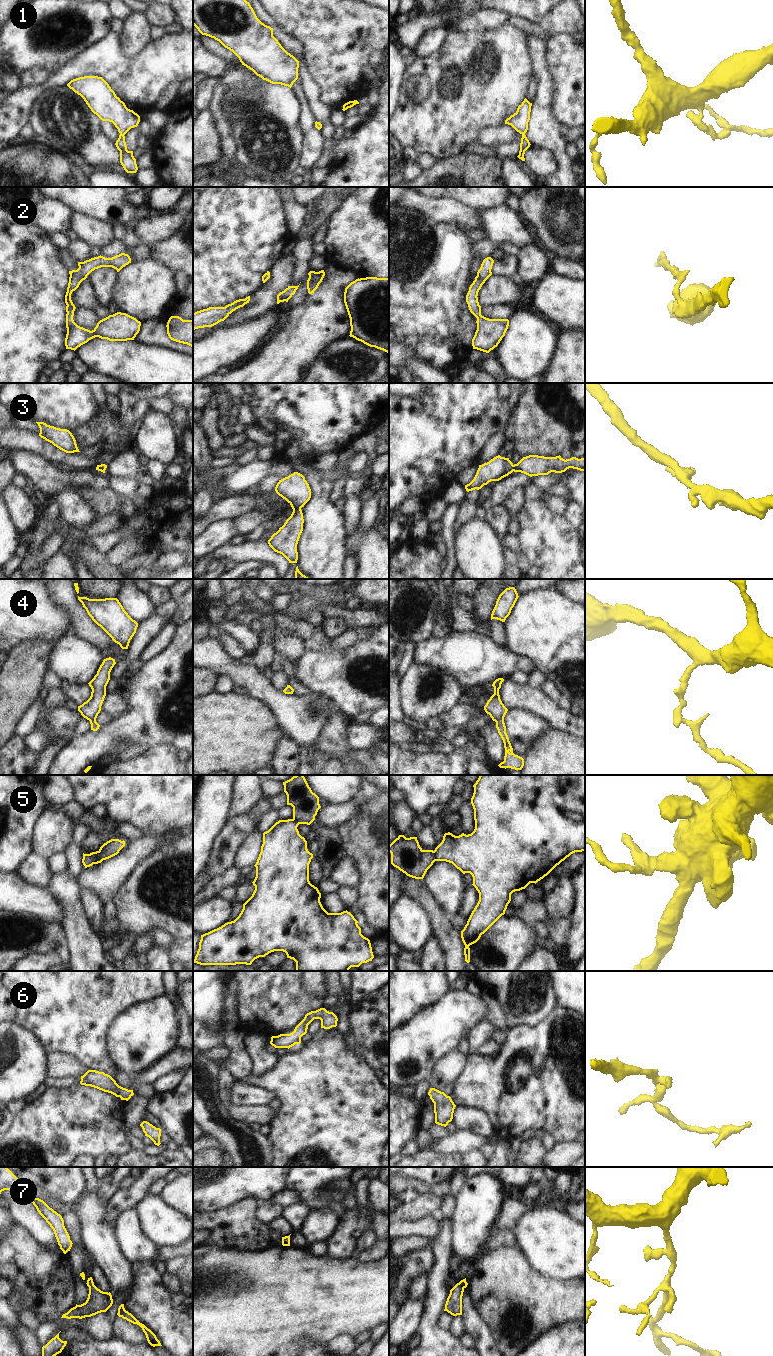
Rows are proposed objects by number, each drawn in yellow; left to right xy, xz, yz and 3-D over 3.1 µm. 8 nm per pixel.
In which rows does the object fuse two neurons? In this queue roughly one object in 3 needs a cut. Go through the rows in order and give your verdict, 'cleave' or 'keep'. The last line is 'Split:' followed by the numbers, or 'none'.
1: keep
2: keep
3: keep
4: keep
5: cleave
6: keep
7: keep
Split: 5

